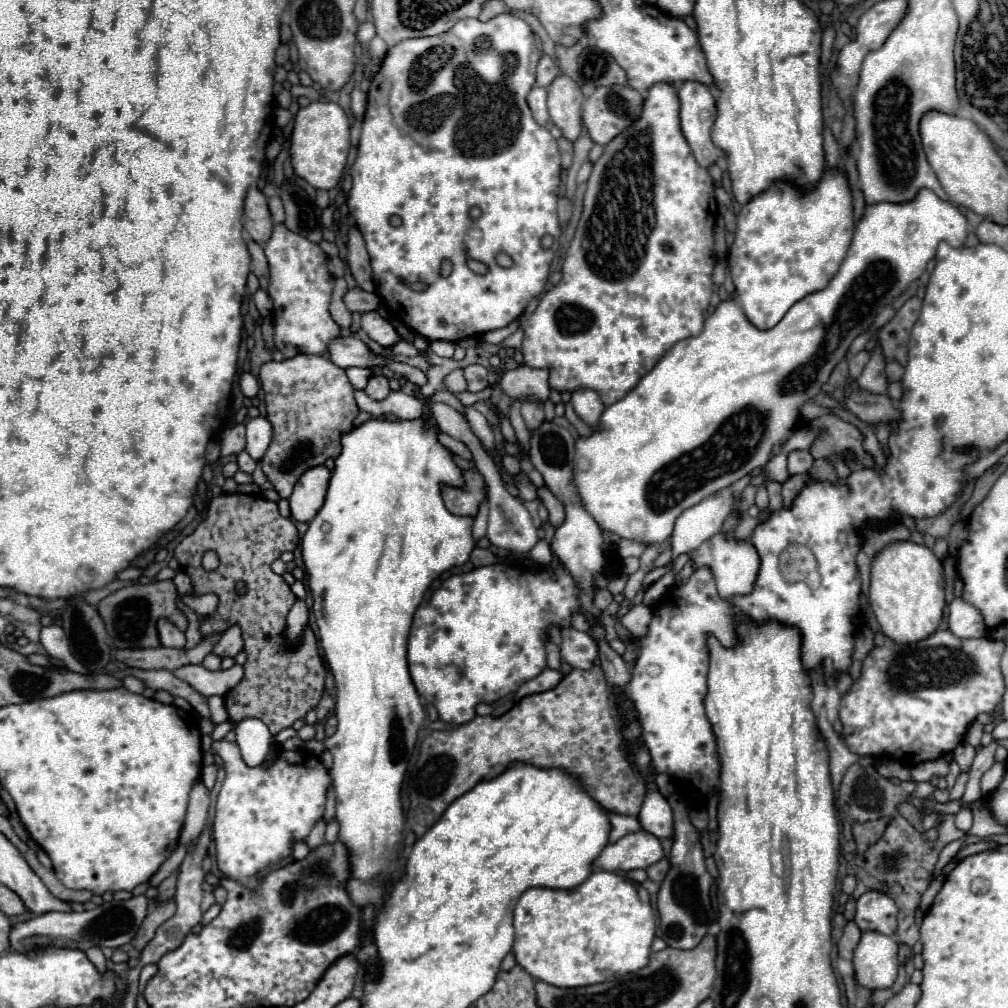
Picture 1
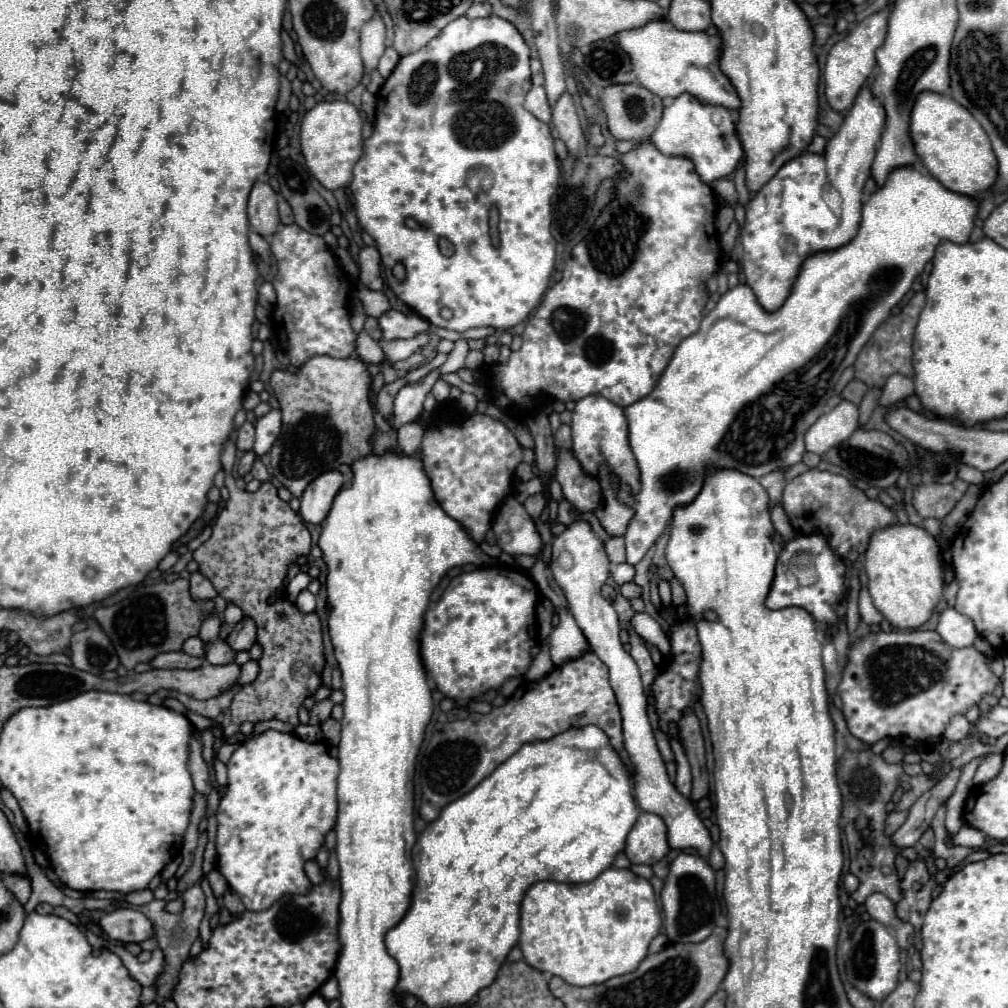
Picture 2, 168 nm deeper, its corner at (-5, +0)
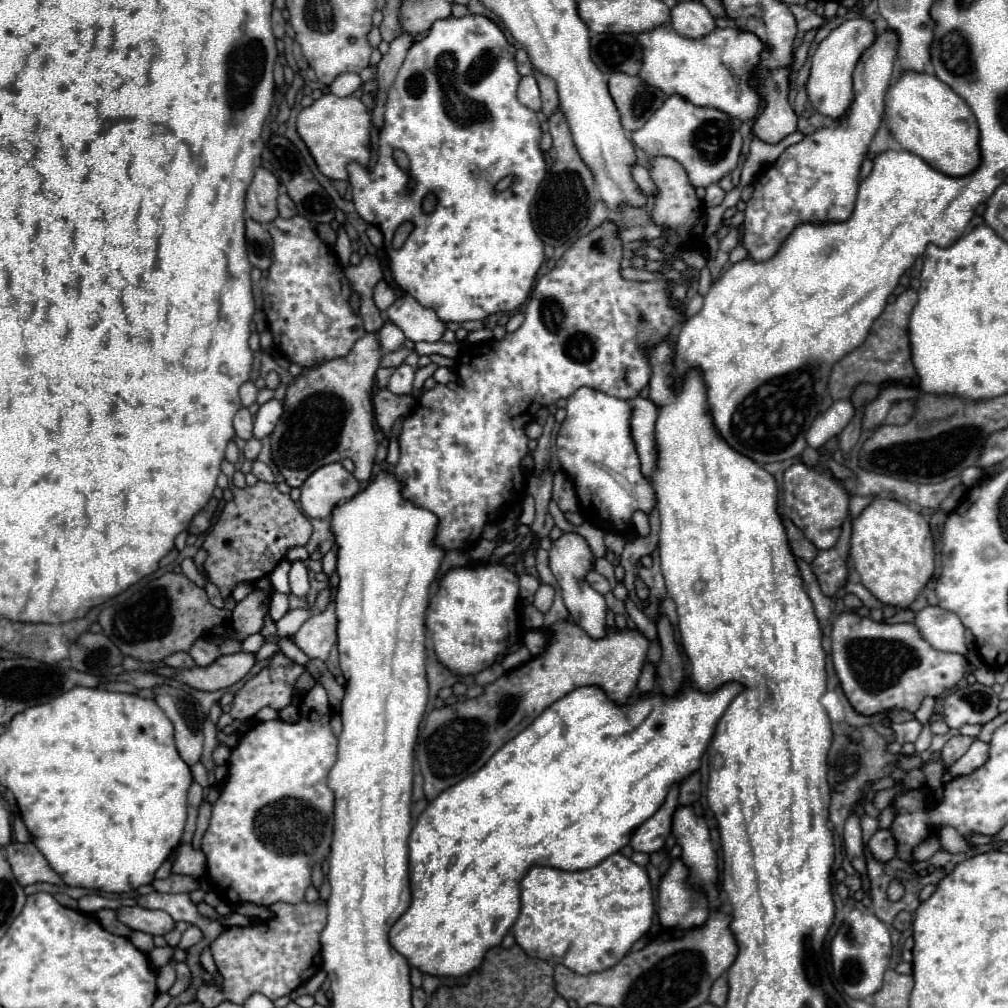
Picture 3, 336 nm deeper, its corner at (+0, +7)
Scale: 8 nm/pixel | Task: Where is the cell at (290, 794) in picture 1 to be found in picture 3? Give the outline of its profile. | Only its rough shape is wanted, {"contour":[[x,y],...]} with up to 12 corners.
{"contour":[[325,689],[231,751],[203,837],[229,903],[301,903],[329,855]]}

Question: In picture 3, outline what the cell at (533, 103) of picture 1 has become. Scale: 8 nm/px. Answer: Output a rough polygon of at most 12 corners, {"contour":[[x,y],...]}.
{"contour":[[523,77],[517,99],[541,111],[541,97],[535,77]]}

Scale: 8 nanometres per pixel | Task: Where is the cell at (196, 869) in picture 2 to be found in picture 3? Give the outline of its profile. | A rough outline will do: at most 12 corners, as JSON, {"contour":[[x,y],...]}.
{"contour":[[211,805],[199,807],[193,847],[201,849],[201,839],[209,827]]}

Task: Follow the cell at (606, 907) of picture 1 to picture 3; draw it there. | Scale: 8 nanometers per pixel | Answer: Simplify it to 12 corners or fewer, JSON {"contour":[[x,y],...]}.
{"contour":[[533,867],[517,945],[579,975],[653,925],[645,867]]}

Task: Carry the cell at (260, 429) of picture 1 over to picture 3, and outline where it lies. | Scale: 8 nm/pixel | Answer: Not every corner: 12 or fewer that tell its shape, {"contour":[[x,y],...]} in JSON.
{"contour":[[277,399],[263,403],[255,415],[253,437],[271,435],[283,413]]}

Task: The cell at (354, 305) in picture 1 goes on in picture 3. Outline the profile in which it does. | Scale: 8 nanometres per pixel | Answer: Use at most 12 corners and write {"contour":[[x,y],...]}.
{"contour":[[379,281],[373,291],[373,301],[385,311],[395,301],[393,289]]}

